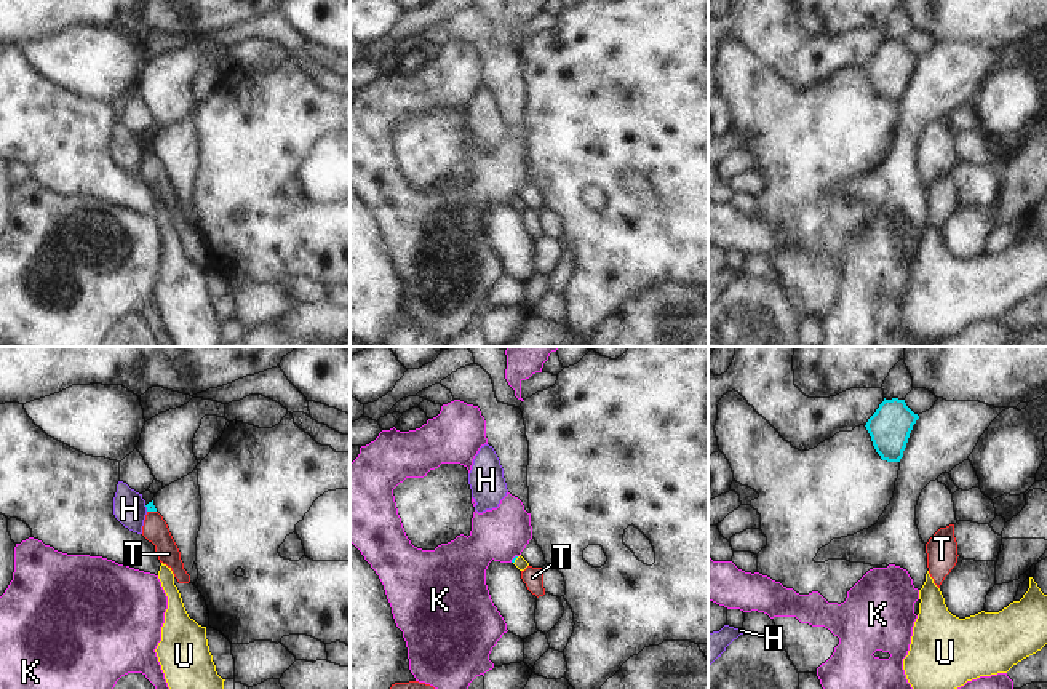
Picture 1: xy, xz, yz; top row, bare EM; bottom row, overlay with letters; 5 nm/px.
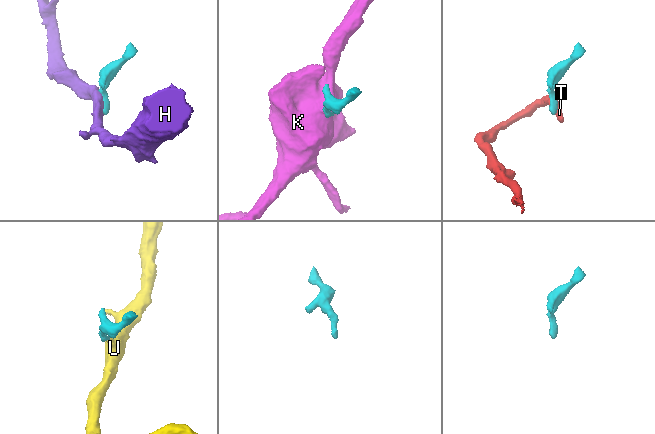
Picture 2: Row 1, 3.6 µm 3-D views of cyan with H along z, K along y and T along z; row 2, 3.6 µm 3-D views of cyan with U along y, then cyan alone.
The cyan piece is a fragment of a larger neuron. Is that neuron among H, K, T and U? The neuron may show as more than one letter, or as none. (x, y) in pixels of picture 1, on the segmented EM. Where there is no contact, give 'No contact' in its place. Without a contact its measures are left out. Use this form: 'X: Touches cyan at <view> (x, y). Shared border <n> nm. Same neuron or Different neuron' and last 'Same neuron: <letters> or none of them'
H: Touches cyan at xy (147, 509). Shared border 40 nm. Different neuron
K: Touches cyan at xz (513, 558). Shared border 50 nm. Different neuron
T: Touches cyan at xy (152, 510). Shared border 50 nm. Different neuron
U: Touches cyan at xz (515, 558). Shared border 50 nm. Same neuron
Same neuron: U.

